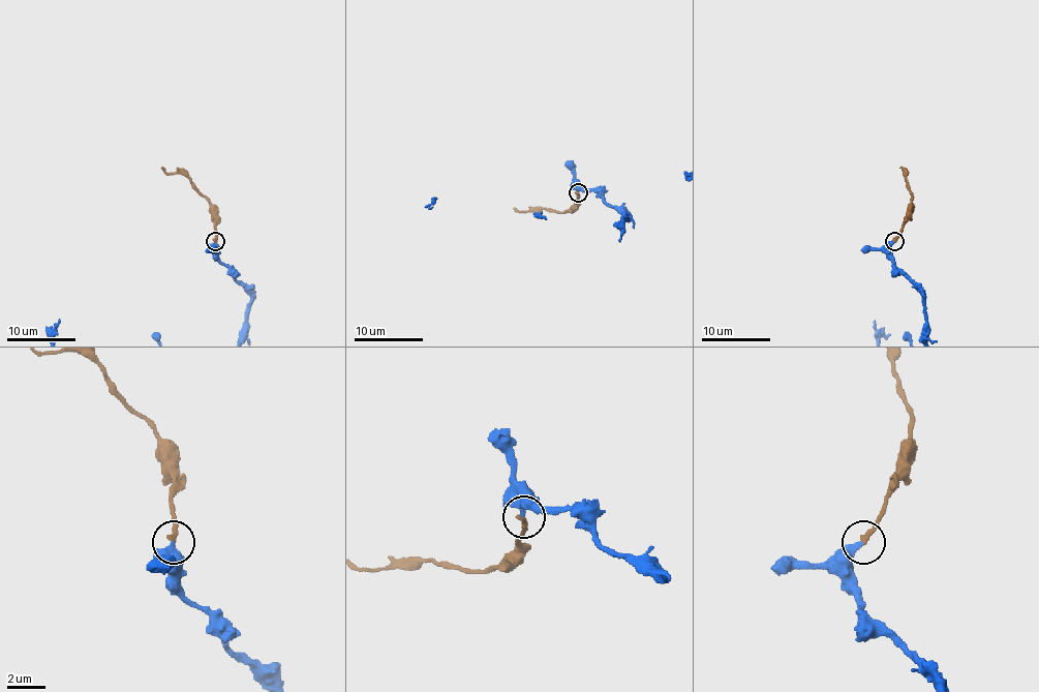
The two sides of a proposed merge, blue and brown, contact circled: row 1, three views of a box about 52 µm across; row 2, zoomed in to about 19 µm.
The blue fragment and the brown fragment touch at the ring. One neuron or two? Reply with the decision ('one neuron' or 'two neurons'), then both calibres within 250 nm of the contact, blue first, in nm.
one neuron; calibres 280 and 280 nm

